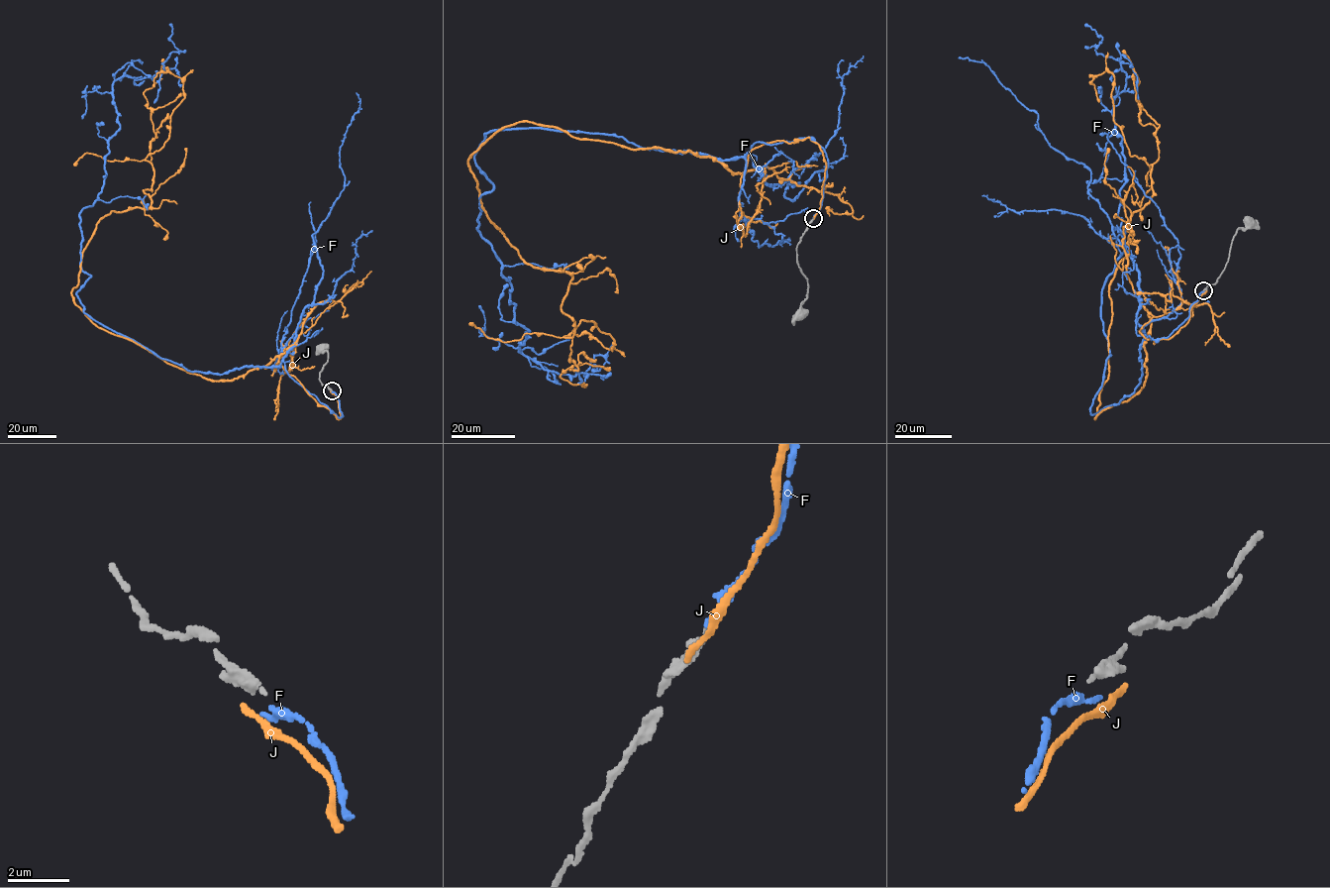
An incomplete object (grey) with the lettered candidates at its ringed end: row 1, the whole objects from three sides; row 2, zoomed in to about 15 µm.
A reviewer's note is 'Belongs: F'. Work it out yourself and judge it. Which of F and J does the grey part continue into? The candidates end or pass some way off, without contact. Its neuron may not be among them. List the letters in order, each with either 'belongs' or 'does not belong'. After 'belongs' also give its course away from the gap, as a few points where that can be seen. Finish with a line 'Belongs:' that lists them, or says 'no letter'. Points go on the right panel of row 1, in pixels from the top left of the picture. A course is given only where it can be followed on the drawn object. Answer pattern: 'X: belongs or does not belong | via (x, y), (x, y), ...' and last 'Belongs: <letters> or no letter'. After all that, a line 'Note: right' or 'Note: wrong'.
F: belongs | via (1204, 291), (1167, 337), (1136, 322), (1140, 384), (1091, 415), (1126, 75), (1084, 25)
J: does not belong
Belongs: F
Note: right

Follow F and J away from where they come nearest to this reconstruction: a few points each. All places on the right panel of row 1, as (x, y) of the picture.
F: (1204, 291), (1167, 337), (1136, 322), (1140, 384), (1091, 415), (1126, 75), (1084, 25)
J: (1205, 291), (1171, 338), (1149, 314), (1144, 388), (1094, 419), (1153, 192), (1107, 70), (1099, 101)

